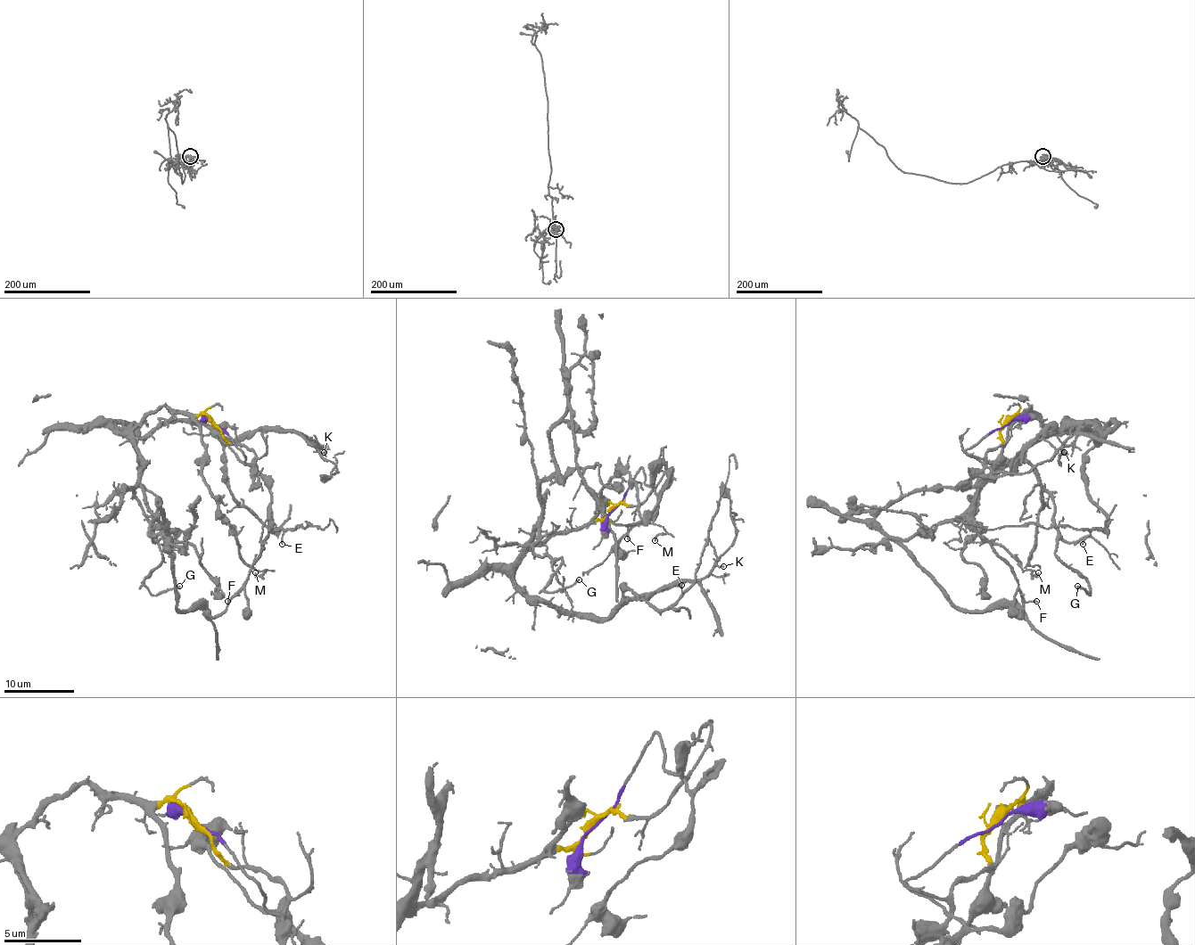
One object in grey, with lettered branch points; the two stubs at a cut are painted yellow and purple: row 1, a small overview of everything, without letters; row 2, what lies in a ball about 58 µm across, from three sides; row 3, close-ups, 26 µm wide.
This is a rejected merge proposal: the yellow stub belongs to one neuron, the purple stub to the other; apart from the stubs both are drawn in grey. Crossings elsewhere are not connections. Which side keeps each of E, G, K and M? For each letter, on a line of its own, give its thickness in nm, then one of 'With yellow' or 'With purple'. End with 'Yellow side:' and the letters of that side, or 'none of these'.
E: Thickness 100 nm. With yellow
G: Thickness 190 nm. With yellow
K: Thickness 100 nm. With yellow
M: Thickness 220 nm. With yellow
Yellow side: E, G, K, M

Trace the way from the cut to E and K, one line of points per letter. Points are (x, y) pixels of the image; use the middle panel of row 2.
E: (614, 507), (527, 551), (515, 581), (571, 616), (604, 618), (625, 587), (667, 609), (683, 595), (681, 585)
K: (614, 507), (527, 551), (515, 581), (571, 616), (607, 618), (632, 598), (700, 581), (716, 565), (723, 567)

